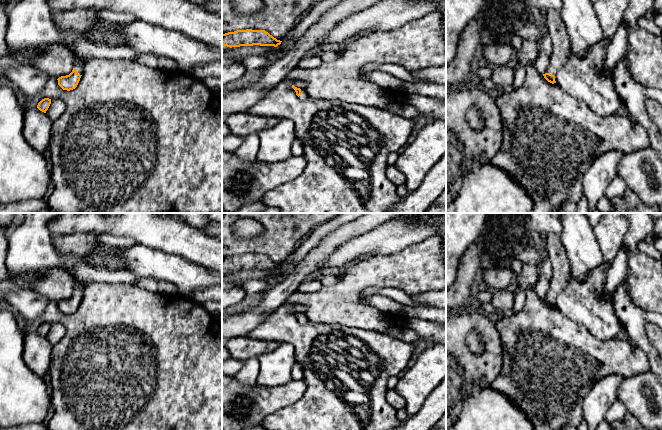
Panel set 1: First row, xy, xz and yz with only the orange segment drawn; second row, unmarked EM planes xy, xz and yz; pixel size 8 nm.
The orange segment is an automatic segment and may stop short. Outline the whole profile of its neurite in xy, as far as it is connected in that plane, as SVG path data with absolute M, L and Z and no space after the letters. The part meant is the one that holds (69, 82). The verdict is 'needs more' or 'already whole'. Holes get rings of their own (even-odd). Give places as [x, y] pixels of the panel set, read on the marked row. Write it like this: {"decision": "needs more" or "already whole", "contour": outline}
{"decision": "needs more", "contour": "M77 55L77 57L78 60L76 61L75 67L73 68L72 72L69 75L61 76L57 79L58 85L63 90L70 91L75 89L80 81L85 61L83 61L82 57L80 57L79 55Z"}

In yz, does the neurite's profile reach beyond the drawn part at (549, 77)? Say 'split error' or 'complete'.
split error

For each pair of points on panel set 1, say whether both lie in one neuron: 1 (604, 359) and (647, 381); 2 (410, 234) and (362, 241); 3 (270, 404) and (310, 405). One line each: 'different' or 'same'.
1: different
2: same
3: different

